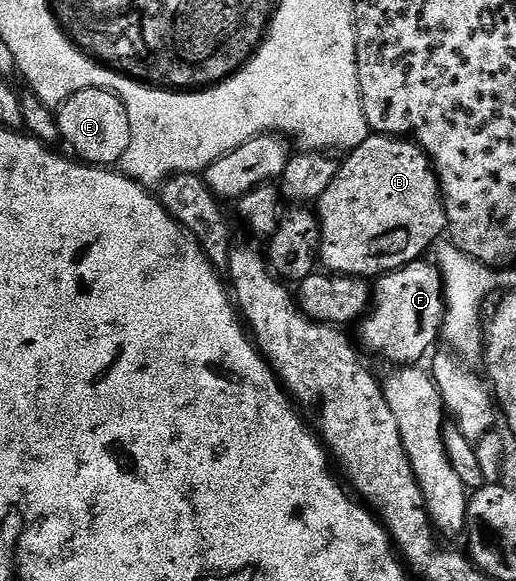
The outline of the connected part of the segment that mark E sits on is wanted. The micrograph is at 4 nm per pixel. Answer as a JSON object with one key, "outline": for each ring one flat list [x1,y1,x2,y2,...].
{"outline":[[87,88,71,95,64,104,58,106,56,112,58,129,61,139,71,145,71,150,84,164,100,165,102,167,116,166,130,146,131,127,127,117,126,105,120,96,109,89]]}

